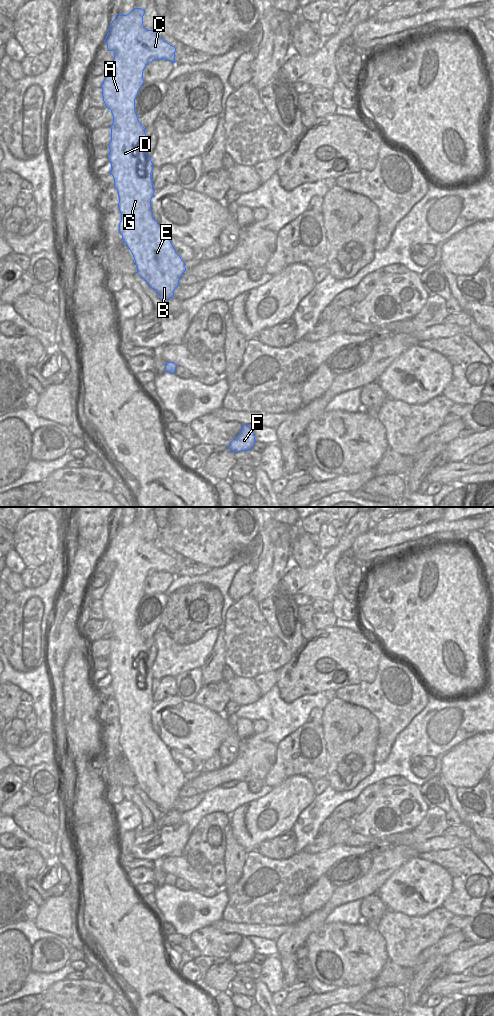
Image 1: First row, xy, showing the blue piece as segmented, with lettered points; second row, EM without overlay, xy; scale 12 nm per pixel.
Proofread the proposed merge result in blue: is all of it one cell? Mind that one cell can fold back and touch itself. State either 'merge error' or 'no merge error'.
no merge error

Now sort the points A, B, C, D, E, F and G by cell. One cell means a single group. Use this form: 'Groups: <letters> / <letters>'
Groups: A B C D E F G

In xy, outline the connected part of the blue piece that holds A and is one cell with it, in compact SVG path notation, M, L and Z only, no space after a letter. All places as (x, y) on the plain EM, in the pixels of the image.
M134 520L127 527L117 526L112 533L104 554L108 563L114 564L114 571L101 601L106 620L111 622L111 653L108 671L110 686L118 703L121 733L119 745L122 753L131 763L137 779L137 786L164 812L174 809L179 792L186 783L185 774L176 765L169 747L153 730L151 711L155 705L151 684L153 675L146 665L147 649L145 640L139 634L135 623L135 611L145 594L143 583L154 572L168 572L175 575L176 560L164 553L156 542L148 542L143 537L145 522Z

